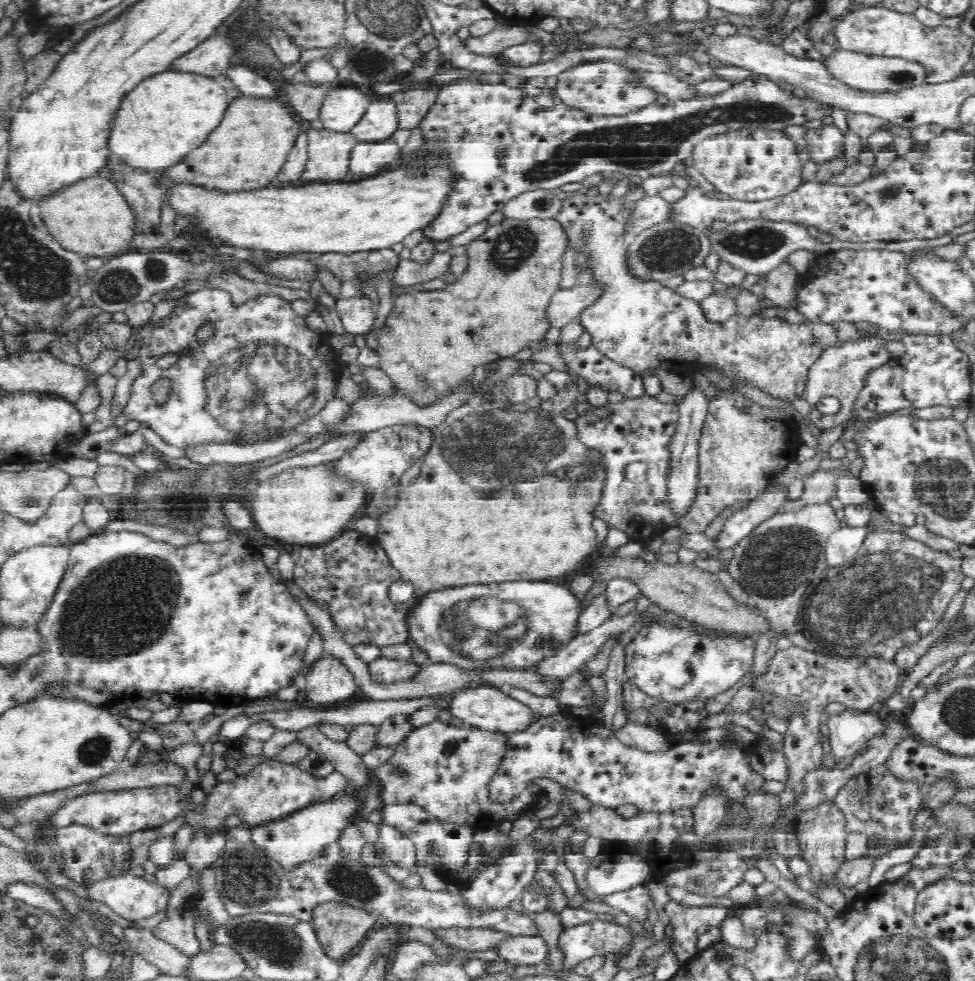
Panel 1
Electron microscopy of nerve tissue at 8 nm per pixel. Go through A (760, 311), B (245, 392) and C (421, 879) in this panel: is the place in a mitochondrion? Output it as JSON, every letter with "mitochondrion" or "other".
{"A":"other","B":"mitochondrion","C":"other"}

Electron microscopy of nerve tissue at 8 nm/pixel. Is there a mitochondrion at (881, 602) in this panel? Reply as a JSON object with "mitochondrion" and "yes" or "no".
{"mitochondrion":"yes"}

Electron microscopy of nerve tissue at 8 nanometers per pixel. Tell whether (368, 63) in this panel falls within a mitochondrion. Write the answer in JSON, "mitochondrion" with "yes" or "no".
{"mitochondrion":"yes"}

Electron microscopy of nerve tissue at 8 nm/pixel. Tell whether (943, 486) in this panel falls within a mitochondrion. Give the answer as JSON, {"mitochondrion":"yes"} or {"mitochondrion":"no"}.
{"mitochondrion":"yes"}

